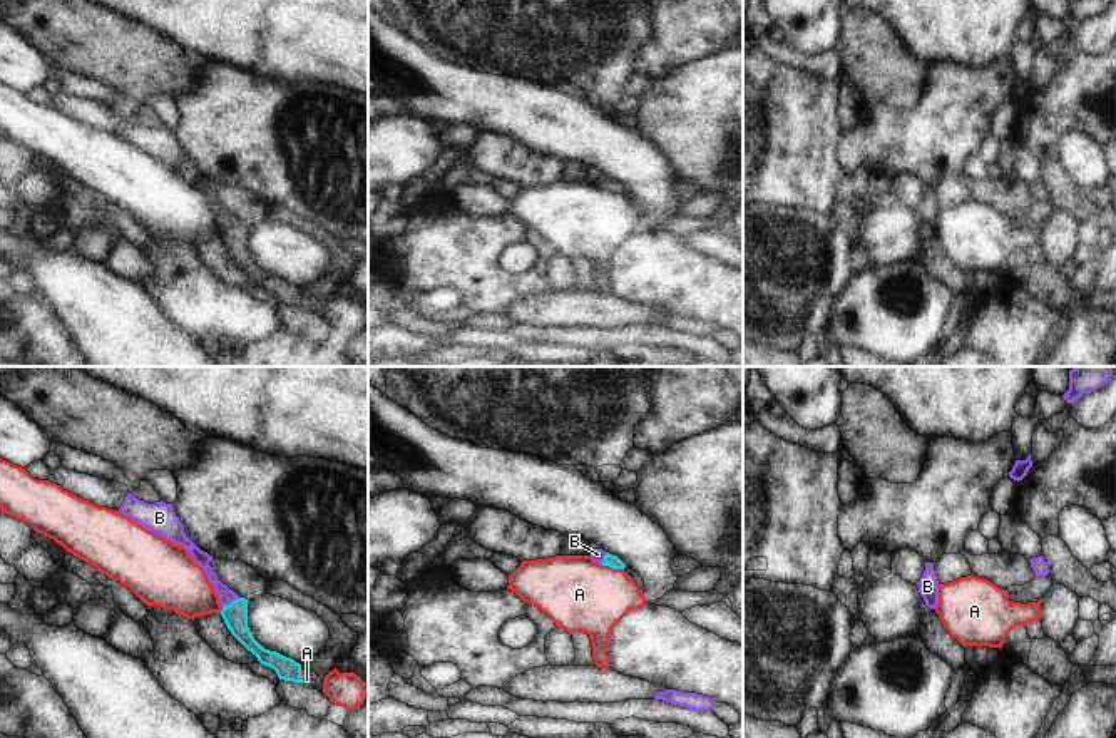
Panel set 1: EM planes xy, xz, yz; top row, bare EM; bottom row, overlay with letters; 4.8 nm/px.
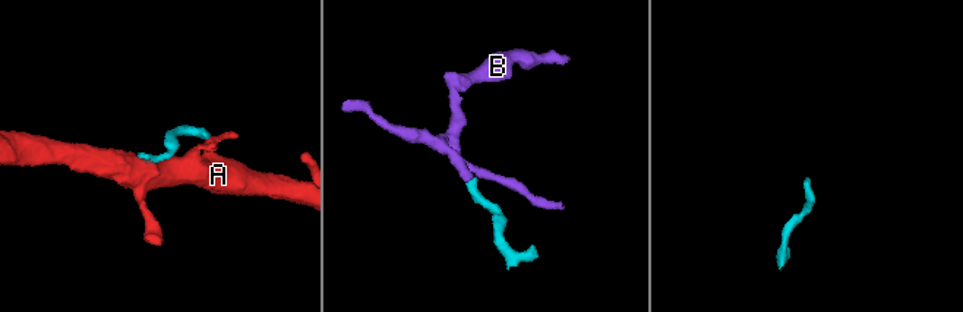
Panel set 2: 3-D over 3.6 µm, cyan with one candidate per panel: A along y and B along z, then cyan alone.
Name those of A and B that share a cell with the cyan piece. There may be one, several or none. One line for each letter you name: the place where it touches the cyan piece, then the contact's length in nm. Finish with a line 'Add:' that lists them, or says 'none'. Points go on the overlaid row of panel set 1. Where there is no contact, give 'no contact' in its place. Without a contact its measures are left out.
B: contact xy (233, 601); length 100 nm
Add: B

